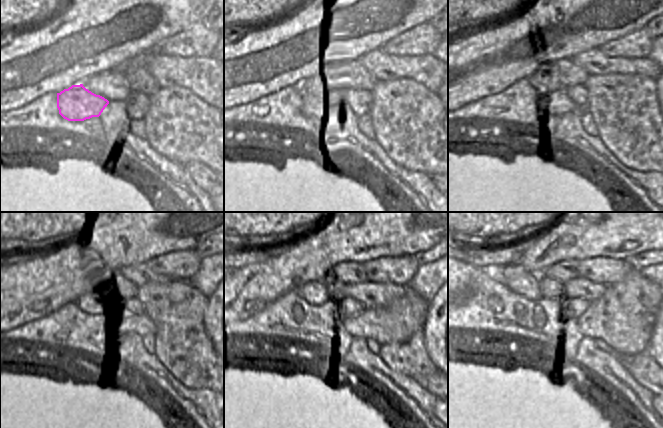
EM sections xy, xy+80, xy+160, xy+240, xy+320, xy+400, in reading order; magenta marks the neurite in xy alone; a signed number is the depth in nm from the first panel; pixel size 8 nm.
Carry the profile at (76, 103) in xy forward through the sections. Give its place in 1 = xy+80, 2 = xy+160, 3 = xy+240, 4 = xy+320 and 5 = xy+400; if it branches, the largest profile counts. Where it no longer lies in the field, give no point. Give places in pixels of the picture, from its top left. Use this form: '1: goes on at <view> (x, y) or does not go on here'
1: goes on at xy+80 (314, 107)
2: goes on at xy+160 (551, 107)
3: goes on at xy+240 (141, 325)
4: goes on at xy+320 (397, 323)
5: goes on at xy+400 (624, 316)

